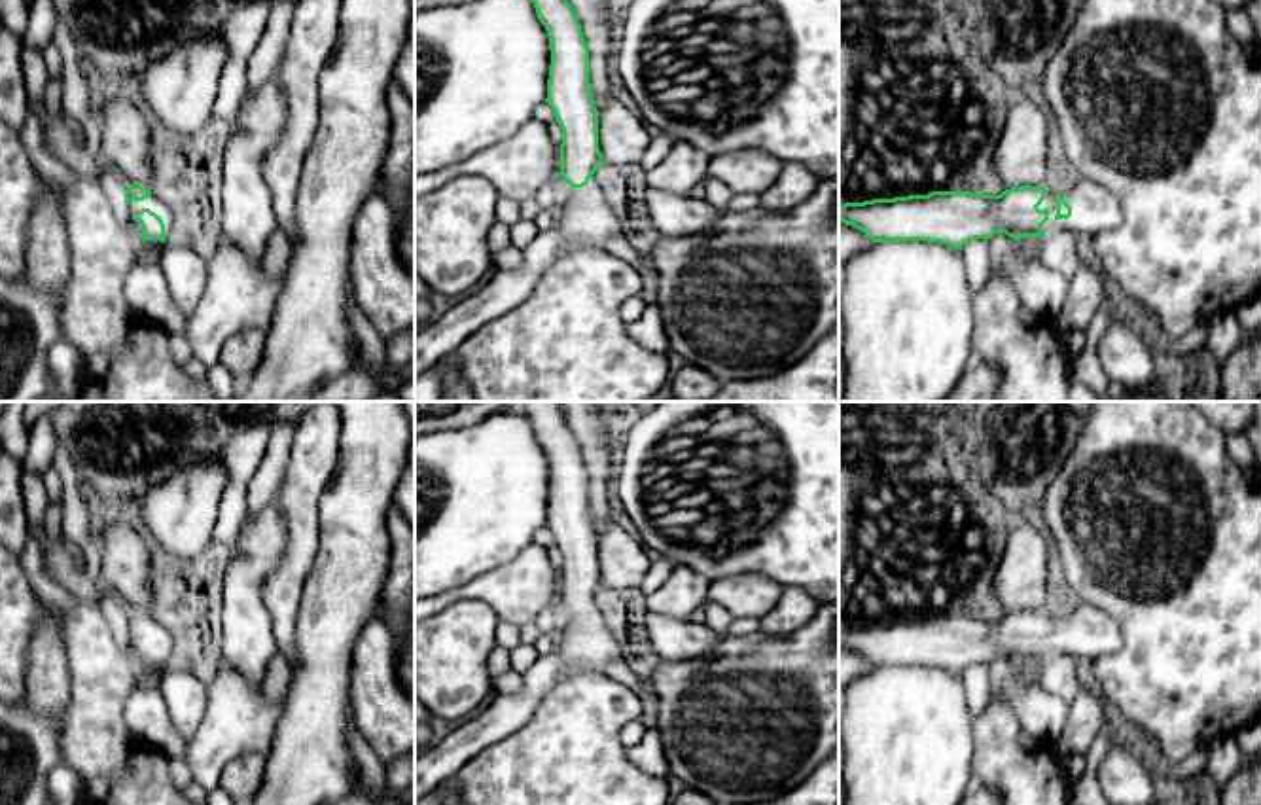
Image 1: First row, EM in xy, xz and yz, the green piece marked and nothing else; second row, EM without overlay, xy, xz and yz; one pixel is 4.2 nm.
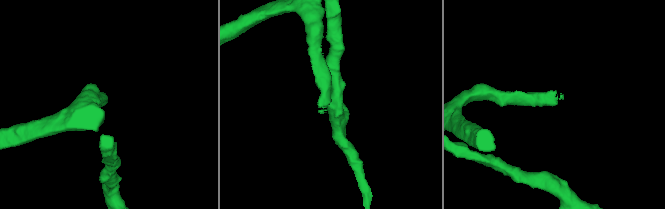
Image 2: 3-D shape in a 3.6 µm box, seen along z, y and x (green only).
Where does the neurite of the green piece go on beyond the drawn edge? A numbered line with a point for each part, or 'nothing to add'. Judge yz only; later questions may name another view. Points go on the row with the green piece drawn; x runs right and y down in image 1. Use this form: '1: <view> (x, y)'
1: yz (1095, 209)

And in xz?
1: xz (584, 216)

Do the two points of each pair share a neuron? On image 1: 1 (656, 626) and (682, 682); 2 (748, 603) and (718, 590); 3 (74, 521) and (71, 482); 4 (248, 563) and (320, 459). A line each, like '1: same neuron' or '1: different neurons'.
1: different neurons
2: same neuron
3: same neuron
4: different neurons

